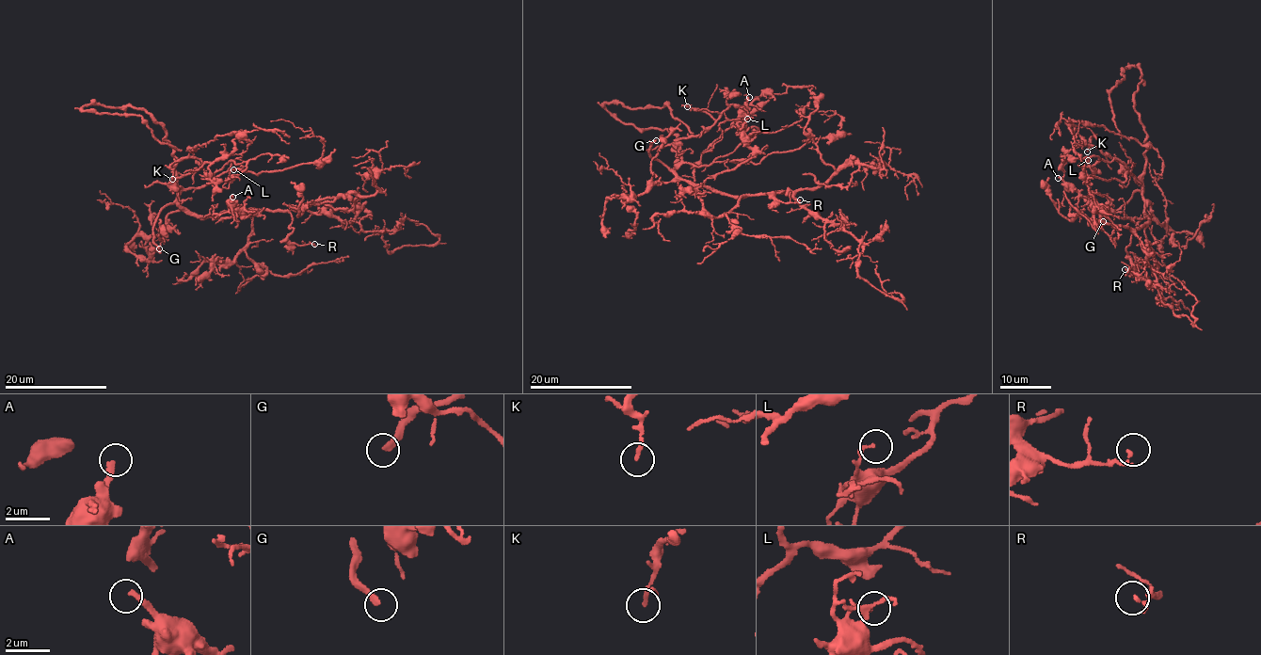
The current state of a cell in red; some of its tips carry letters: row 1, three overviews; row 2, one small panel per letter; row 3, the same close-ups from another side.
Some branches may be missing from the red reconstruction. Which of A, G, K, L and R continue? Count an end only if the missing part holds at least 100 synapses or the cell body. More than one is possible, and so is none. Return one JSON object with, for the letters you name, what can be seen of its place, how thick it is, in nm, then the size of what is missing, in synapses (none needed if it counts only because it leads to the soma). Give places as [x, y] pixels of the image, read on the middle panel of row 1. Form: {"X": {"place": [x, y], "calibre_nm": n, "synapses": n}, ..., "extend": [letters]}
{"G": {"place": [656, 140], "calibre_nm": 260}, "extend": ["G"]}

